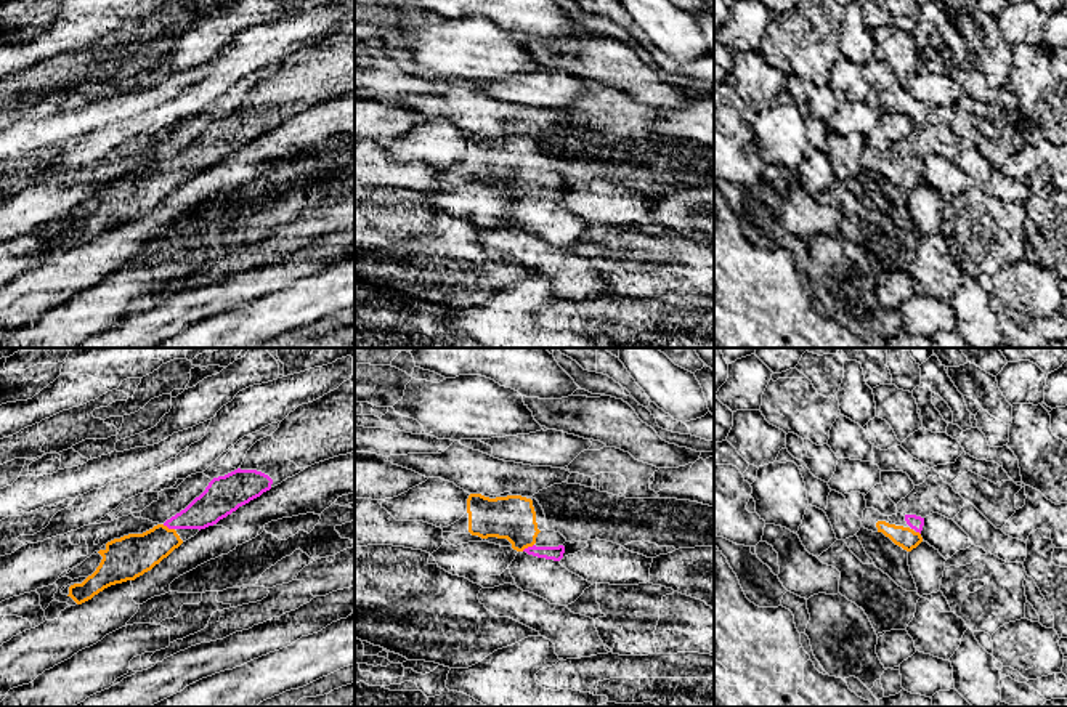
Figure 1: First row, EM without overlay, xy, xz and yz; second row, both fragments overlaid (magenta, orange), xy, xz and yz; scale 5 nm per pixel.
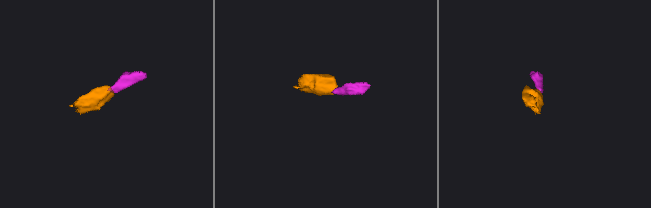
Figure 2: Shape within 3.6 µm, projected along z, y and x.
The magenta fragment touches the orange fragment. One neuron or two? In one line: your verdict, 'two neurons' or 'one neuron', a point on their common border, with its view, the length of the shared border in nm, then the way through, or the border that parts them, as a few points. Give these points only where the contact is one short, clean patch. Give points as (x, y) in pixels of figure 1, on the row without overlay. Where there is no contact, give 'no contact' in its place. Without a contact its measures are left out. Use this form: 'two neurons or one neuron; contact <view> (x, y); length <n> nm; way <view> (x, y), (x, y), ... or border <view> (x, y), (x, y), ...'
one neuron; contact xy (169, 169); length 70 nm; way xy (212, 146), (169, 169), (146, 191), (129, 197)

